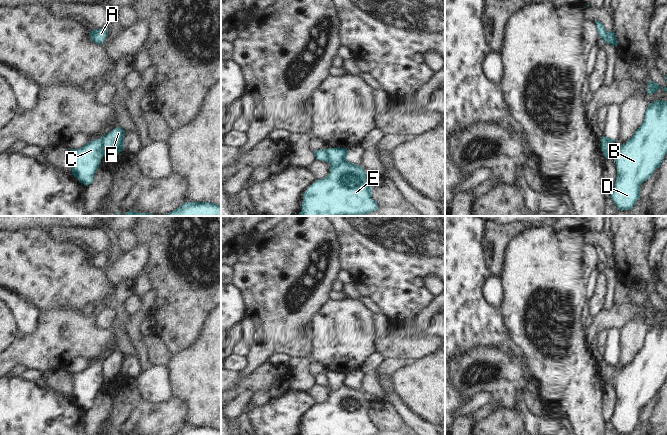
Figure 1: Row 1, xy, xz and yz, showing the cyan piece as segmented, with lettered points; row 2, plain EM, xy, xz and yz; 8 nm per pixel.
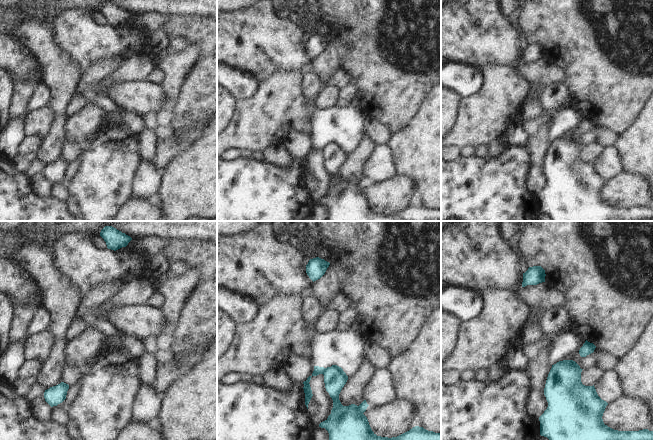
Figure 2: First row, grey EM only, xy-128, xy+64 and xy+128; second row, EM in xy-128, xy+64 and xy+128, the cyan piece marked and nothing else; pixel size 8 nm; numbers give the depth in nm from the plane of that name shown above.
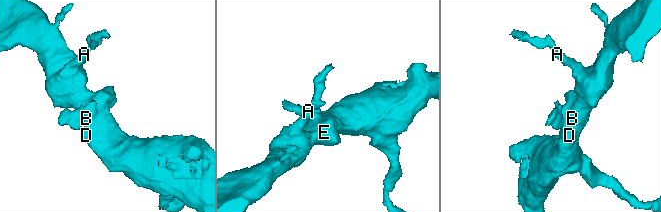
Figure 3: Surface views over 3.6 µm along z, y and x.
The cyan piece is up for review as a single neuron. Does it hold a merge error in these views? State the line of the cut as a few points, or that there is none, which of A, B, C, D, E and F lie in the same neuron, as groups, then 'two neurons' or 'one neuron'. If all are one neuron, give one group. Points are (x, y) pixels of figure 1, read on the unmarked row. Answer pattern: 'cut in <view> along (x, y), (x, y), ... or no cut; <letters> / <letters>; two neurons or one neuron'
cut in xy along (102, 362), (104, 379); A B D E F / C; two neurons

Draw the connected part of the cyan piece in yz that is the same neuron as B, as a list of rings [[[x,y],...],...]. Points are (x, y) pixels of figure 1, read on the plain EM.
[[[656,324],[648,330],[645,335],[645,343],[643,347],[635,355],[633,361],[630,362],[625,368],[616,371],[615,366],[608,367],[607,364],[608,362],[603,359],[601,363],[601,373],[605,383],[613,379],[617,389],[617,401],[611,422],[613,423],[618,434],[631,434],[640,421],[640,409],[650,402],[654,395],[660,391],[667,377],[667,325]]]

